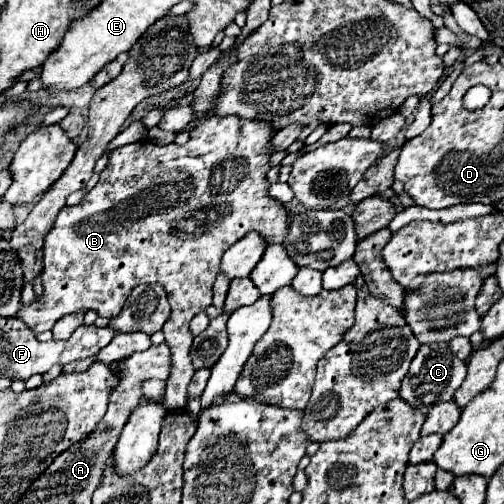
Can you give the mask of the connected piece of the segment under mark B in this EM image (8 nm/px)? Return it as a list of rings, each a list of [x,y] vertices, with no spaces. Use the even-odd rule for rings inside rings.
[[[211,116],[207,120],[203,120],[197,128],[191,130],[191,140],[185,144],[185,146],[177,146],[177,144],[169,144],[169,146],[157,146],[155,142],[151,140],[143,140],[143,142],[133,142],[133,144],[127,144],[127,146],[121,146],[121,148],[115,148],[111,154],[109,154],[109,162],[105,166],[105,170],[101,172],[99,176],[99,182],[97,186],[87,192],[83,196],[83,200],[77,204],[77,206],[65,206],[57,220],[55,220],[55,226],[53,230],[47,234],[45,238],[45,246],[43,246],[43,252],[45,252],[45,270],[41,274],[41,280],[43,280],[43,288],[45,288],[45,294],[43,294],[43,300],[41,302],[33,302],[31,306],[23,306],[21,312],[19,312],[19,320],[23,320],[33,332],[43,332],[43,330],[51,330],[53,324],[67,316],[67,314],[73,314],[77,310],[95,310],[99,316],[107,316],[107,318],[113,318],[121,312],[127,296],[131,294],[131,290],[139,284],[163,284],[165,290],[169,292],[169,302],[171,302],[171,318],[167,320],[167,324],[163,326],[163,334],[165,334],[165,342],[171,346],[171,352],[173,352],[173,368],[171,368],[171,376],[167,380],[167,392],[165,392],[165,408],[167,410],[175,410],[175,408],[185,408],[187,404],[187,386],[193,378],[193,364],[191,364],[191,358],[189,358],[189,352],[191,352],[191,340],[193,340],[193,334],[189,330],[189,322],[191,318],[205,310],[207,306],[211,306],[211,300],[213,300],[213,282],[219,274],[219,266],[221,266],[221,258],[225,254],[225,250],[229,246],[233,246],[237,240],[241,240],[247,232],[251,230],[257,230],[261,232],[269,244],[275,244],[275,242],[283,242],[285,240],[285,232],[289,230],[287,222],[289,222],[289,216],[283,208],[281,202],[273,200],[269,194],[267,194],[267,188],[269,188],[269,182],[265,178],[265,174],[269,172],[269,158],[271,158],[271,152],[267,150],[269,146],[269,140],[273,138],[273,128],[269,128],[269,124],[257,124],[257,120],[237,120],[237,116],[229,116],[225,120],[217,120],[217,116]],[[187,218],[193,220],[193,224],[199,226],[199,238],[195,234],[195,228],[189,228],[185,226],[185,230],[181,230],[181,220],[187,222]]]

